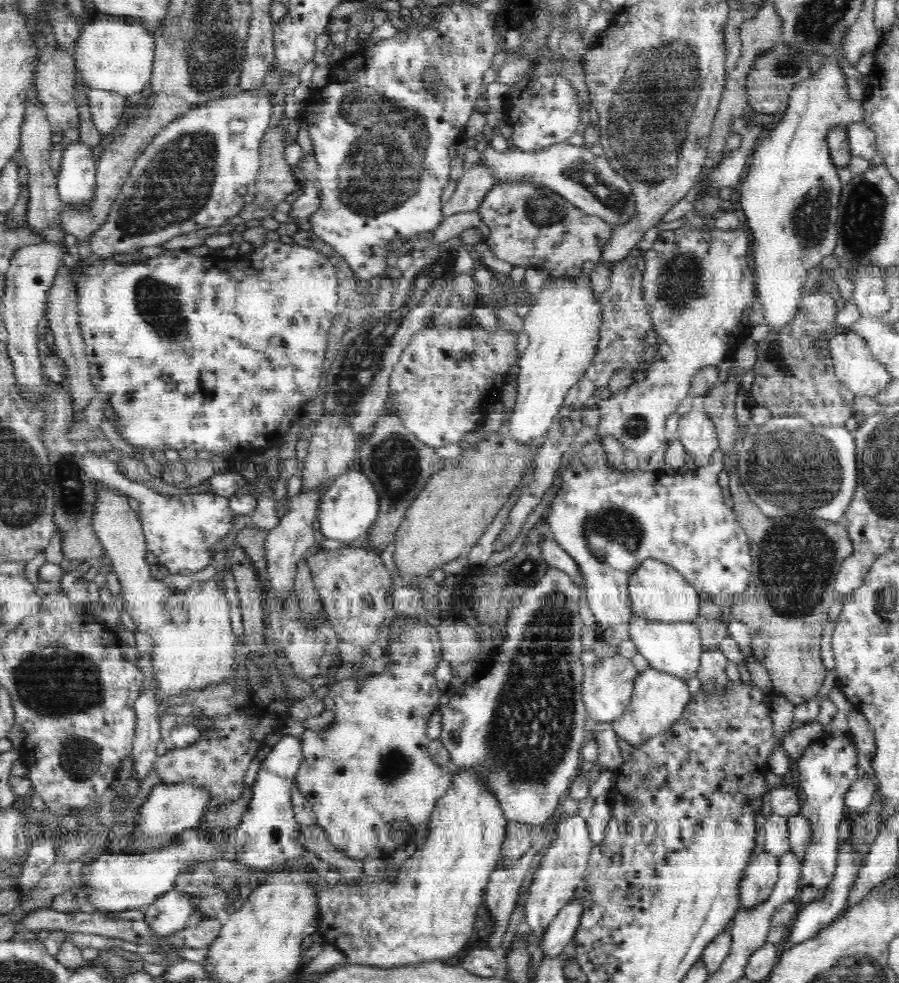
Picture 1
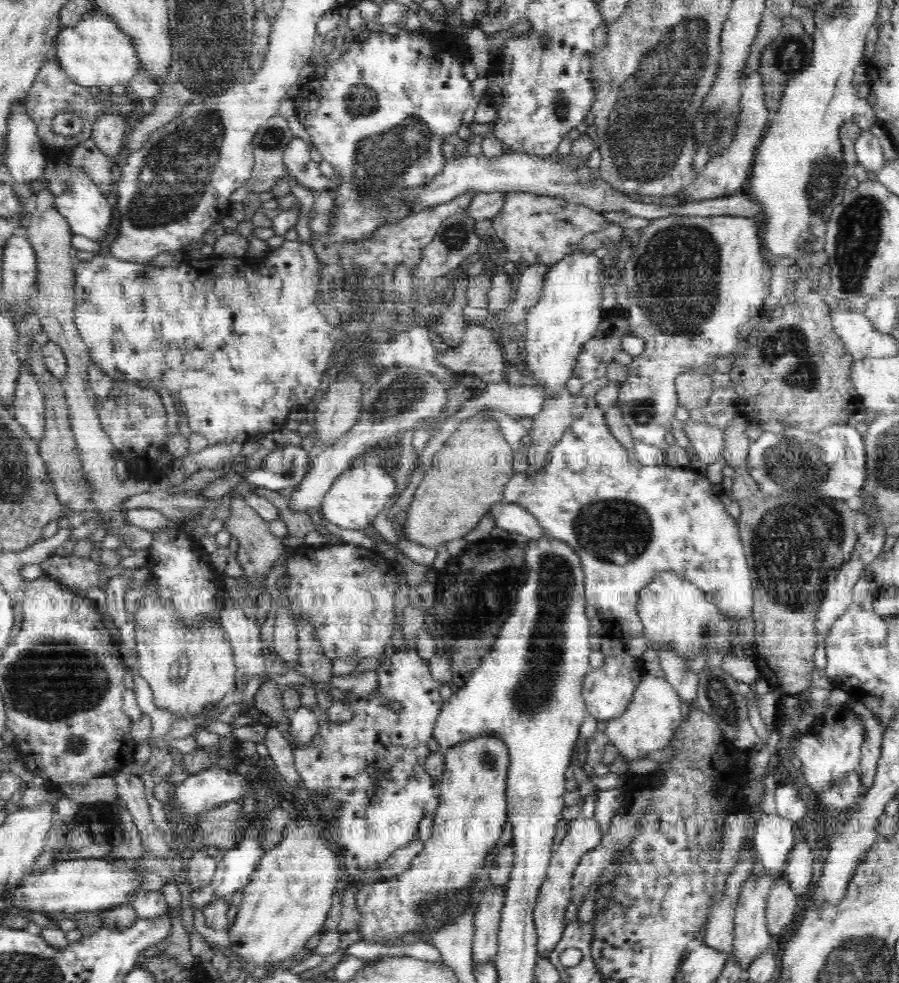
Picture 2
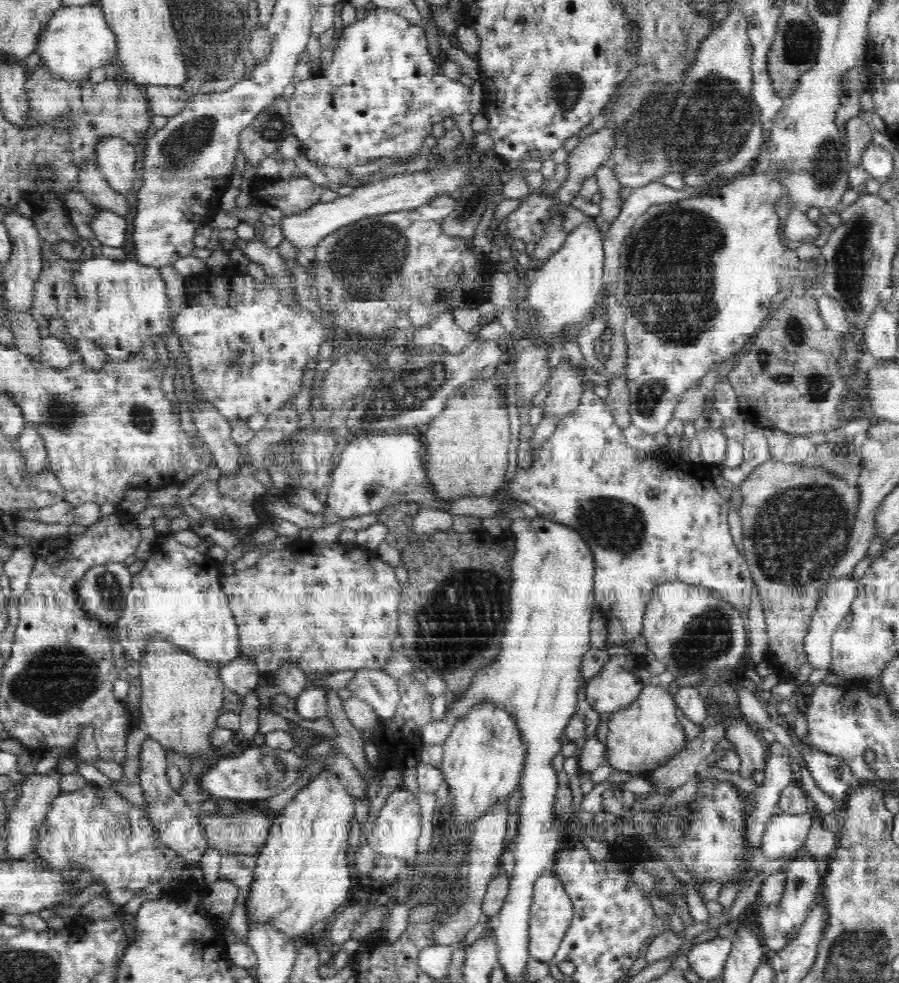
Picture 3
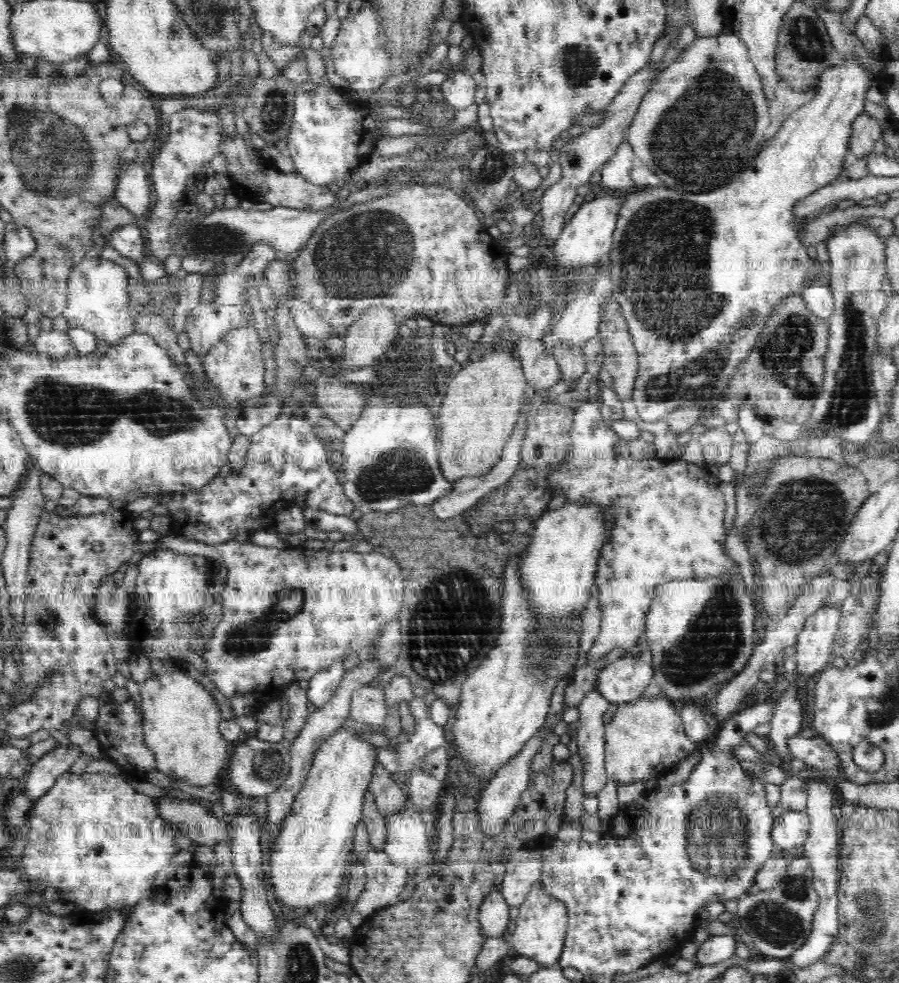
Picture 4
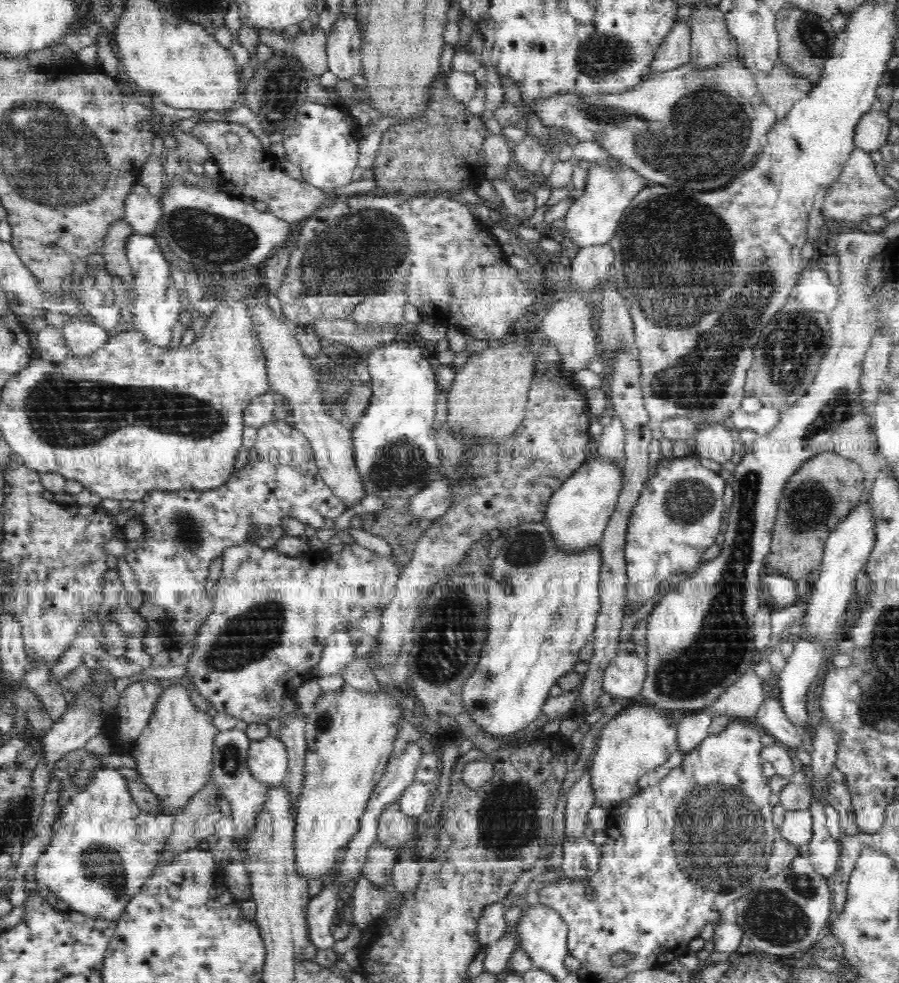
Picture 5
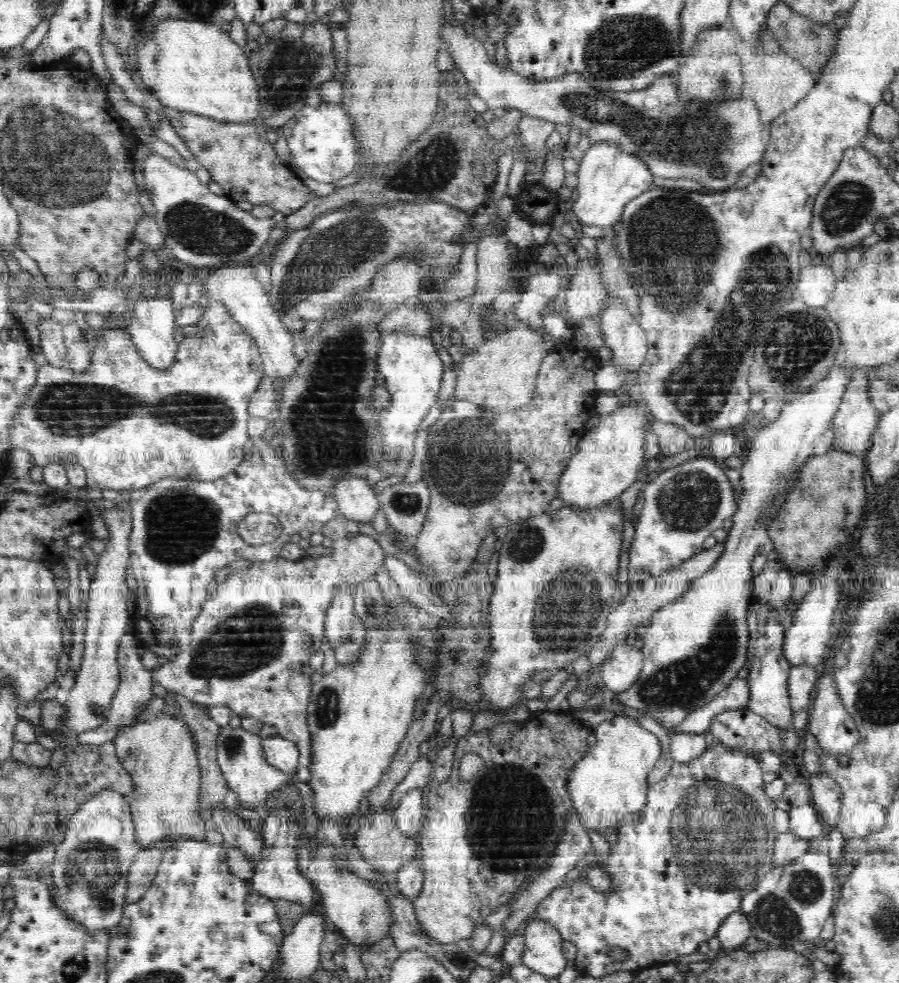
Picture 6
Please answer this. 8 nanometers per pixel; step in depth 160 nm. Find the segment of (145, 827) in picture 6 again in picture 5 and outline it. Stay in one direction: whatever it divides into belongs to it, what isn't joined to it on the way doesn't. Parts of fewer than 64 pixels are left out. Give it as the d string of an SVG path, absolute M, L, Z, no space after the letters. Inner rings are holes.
M174 682L159 694L149 723L134 746L128 748L128 753L134 751L143 784L150 786L158 801L158 813L177 815L210 781L214 738L219 732L212 718L192 703L186 685Z

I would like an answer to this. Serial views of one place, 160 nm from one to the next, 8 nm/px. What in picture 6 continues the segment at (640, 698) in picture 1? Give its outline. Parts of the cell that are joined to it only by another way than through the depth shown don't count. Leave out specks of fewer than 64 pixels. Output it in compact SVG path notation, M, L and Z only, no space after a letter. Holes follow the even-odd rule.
M616 715L595 728L597 741L569 770L566 791L584 830L623 827L639 820L646 809L650 786L648 775L658 760L662 745L659 738L630 717Z

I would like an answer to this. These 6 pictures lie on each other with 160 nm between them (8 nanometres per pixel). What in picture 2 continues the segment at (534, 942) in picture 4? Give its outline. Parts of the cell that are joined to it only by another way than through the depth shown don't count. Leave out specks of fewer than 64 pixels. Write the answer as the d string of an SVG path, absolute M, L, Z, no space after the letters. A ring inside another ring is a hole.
M579 816L569 822L568 832L560 842L560 846L552 852L551 862L547 870L547 877L540 887L534 911L534 923L537 933L537 952L539 956L547 957L555 949L558 941L563 937L567 925L566 910L571 904L572 878L574 870L580 860L600 844L602 832L595 818Z

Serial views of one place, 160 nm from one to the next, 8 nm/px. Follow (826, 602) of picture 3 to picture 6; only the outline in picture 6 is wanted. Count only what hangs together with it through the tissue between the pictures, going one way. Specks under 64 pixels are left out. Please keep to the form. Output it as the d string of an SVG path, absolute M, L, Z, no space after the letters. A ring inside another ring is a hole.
M792 666L789 670L789 701L792 707L792 726L804 728L810 718L810 692L818 680L816 667Z

